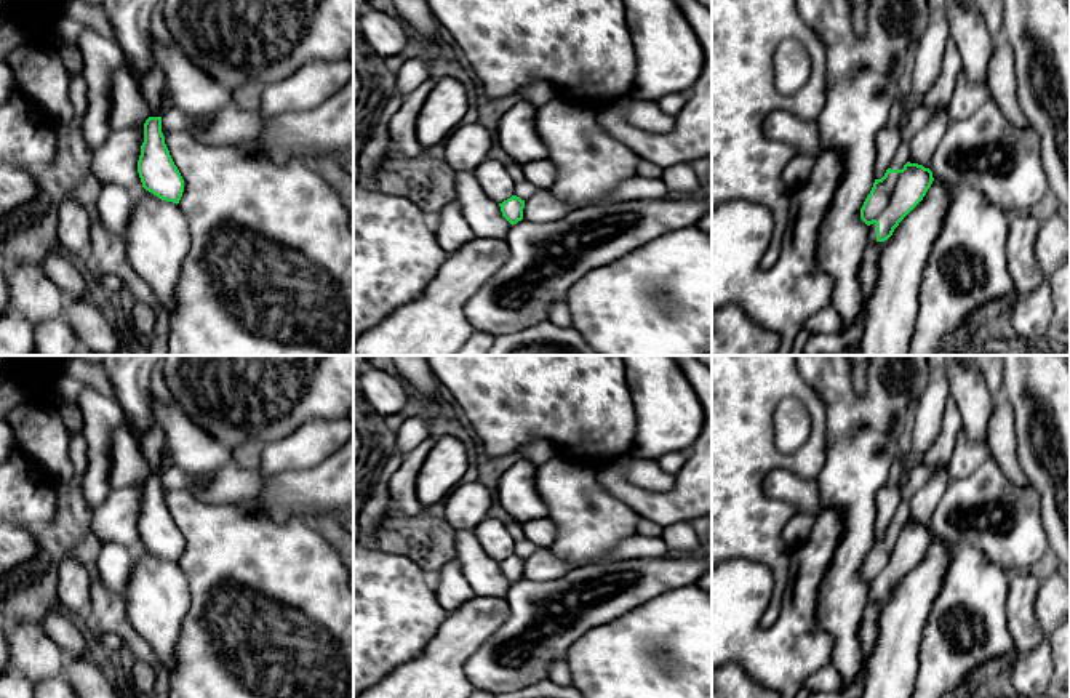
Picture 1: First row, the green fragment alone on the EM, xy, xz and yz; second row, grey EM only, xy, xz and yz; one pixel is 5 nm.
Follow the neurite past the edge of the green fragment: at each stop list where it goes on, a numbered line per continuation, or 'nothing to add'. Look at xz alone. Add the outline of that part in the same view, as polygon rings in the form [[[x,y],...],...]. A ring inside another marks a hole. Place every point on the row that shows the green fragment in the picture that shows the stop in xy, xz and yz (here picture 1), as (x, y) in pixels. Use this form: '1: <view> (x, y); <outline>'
1: xz (523, 189); [[[523,178],[515,184],[513,195],[520,197],[521,200],[528,200],[536,194],[536,191],[536,186]]]

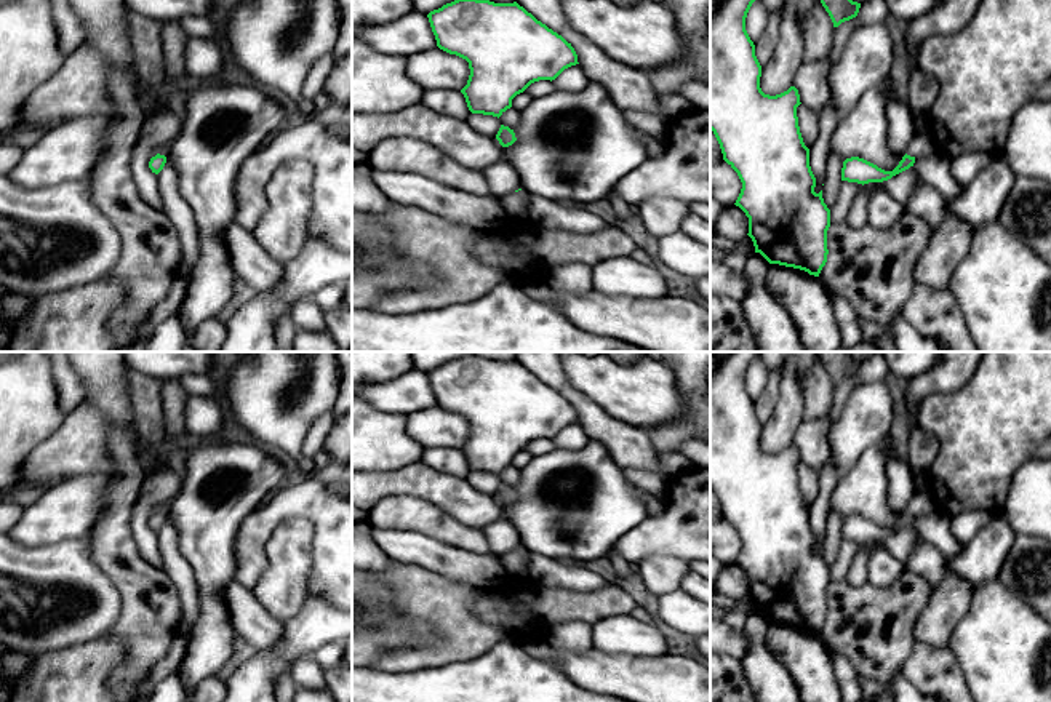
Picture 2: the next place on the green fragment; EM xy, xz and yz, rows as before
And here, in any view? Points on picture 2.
nothing to add

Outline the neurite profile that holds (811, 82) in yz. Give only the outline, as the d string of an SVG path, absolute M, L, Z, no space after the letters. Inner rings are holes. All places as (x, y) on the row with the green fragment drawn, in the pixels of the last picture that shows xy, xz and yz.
M829 56L821 61L805 61L793 78L793 86L798 90L801 106L813 112L830 99L829 77L830 59Z

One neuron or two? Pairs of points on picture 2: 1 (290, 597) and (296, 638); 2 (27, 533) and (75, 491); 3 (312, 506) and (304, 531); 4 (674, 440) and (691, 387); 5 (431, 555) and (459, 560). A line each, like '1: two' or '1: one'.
1: two
2: one
3: two
4: one
5: one

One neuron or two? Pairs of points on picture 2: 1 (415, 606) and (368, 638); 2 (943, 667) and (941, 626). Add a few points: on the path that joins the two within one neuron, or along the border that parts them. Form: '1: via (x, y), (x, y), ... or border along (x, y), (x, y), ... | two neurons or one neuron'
1: border along (383, 584), (395, 614), (424, 619), (434, 632) | two neurons
2: border along (915, 638), (933, 646), (947, 646) | two neurons

